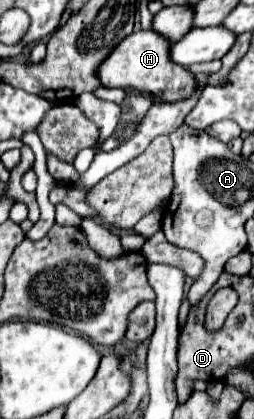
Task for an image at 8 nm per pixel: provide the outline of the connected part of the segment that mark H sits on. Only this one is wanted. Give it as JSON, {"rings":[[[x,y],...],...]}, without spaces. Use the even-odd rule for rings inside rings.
{"rings":[[[152,30],[132,32],[124,38],[112,54],[98,68],[98,78],[106,88],[132,88],[144,94],[158,94],[164,102],[180,102],[190,98],[198,90],[196,76],[186,68],[170,62],[170,46],[166,38],[154,34]]]}

